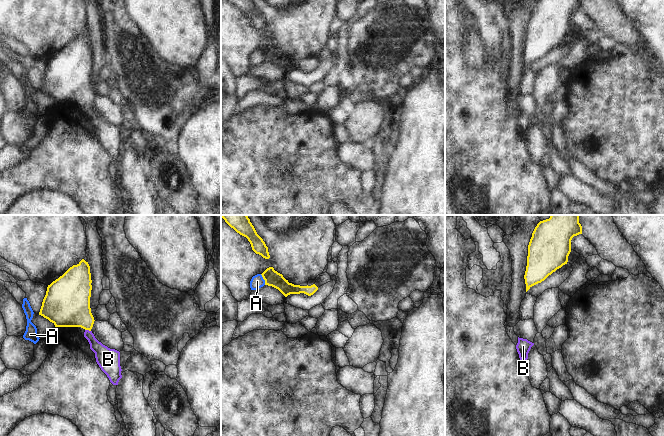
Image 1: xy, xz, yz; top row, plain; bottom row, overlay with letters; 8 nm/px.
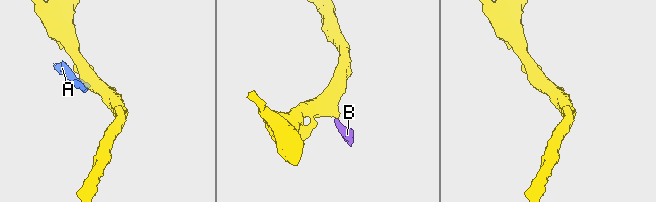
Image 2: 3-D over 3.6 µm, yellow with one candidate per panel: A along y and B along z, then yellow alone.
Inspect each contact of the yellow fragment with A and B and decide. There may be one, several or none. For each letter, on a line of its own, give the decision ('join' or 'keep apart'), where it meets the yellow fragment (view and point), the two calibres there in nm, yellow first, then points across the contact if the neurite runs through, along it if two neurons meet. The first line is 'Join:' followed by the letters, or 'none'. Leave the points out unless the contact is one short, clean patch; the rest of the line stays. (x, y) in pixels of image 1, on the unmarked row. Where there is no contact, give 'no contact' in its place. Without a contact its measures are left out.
Join: B
A: keep apart; contact xz (263, 54); calibres 130 and 110 nm; border xz (260, 50), (265, 60)
B: join; contact xy (88, 105); calibres 360 and 140 nm; way xy (68, 81), (87, 100), (88, 105), (88, 111), (104, 131)

